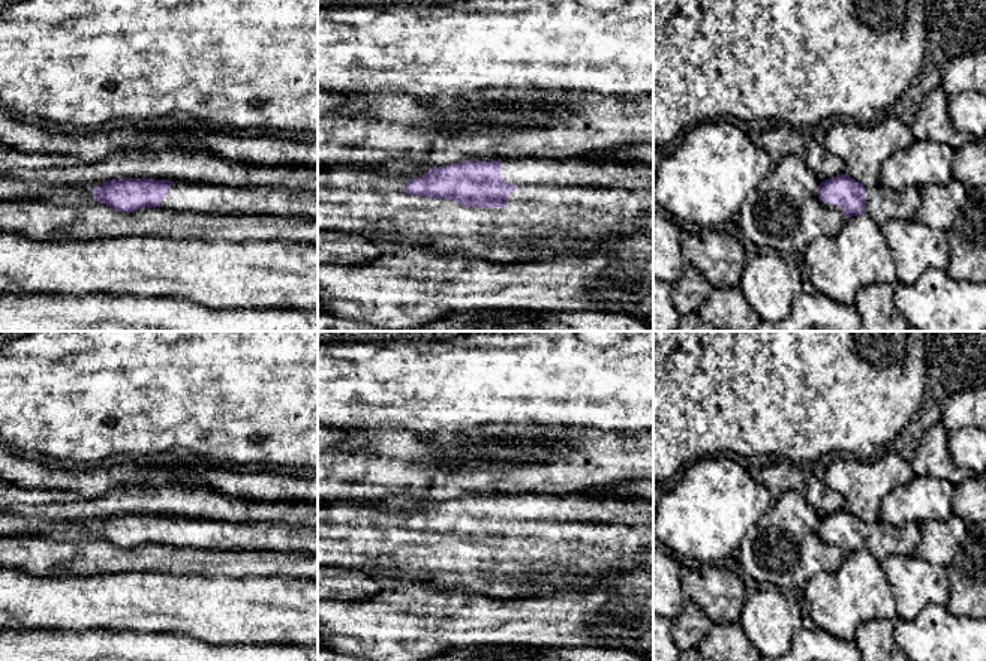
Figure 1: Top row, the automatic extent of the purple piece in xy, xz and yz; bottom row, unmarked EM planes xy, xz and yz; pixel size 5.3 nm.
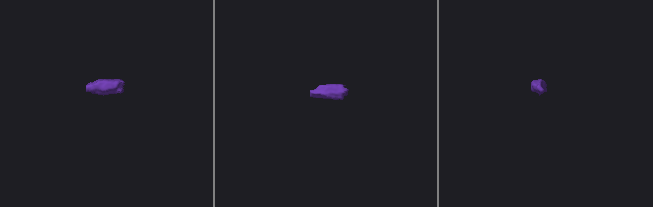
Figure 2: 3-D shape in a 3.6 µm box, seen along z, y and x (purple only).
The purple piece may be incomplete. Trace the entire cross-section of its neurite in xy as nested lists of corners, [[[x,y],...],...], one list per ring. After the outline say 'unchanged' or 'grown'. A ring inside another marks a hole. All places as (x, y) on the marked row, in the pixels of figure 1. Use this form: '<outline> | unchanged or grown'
[[[112,178],[93,198],[117,211],[160,207],[207,214],[271,214],[318,219],[318,192],[243,189],[154,178]]] | grown

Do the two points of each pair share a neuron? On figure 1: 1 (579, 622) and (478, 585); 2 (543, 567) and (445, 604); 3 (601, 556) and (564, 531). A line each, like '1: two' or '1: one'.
1: two
2: two
3: one

